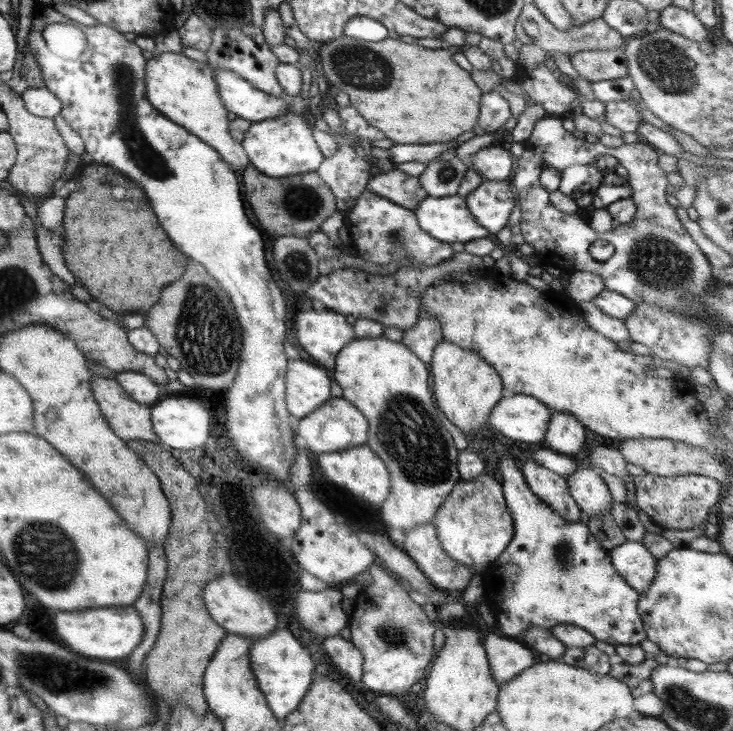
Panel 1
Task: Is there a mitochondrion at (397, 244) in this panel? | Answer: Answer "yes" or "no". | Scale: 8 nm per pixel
yes

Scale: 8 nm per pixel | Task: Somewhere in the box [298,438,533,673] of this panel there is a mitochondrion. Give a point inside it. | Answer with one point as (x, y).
(388, 632)

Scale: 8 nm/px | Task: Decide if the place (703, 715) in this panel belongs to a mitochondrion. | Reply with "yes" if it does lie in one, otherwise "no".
yes

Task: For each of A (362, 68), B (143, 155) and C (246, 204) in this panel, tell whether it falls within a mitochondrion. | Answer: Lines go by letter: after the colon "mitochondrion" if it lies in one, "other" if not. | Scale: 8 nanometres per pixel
A: mitochondrion
B: mitochondrion
C: other

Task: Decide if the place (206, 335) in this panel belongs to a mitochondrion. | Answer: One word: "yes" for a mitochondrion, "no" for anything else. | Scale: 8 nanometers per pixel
yes

